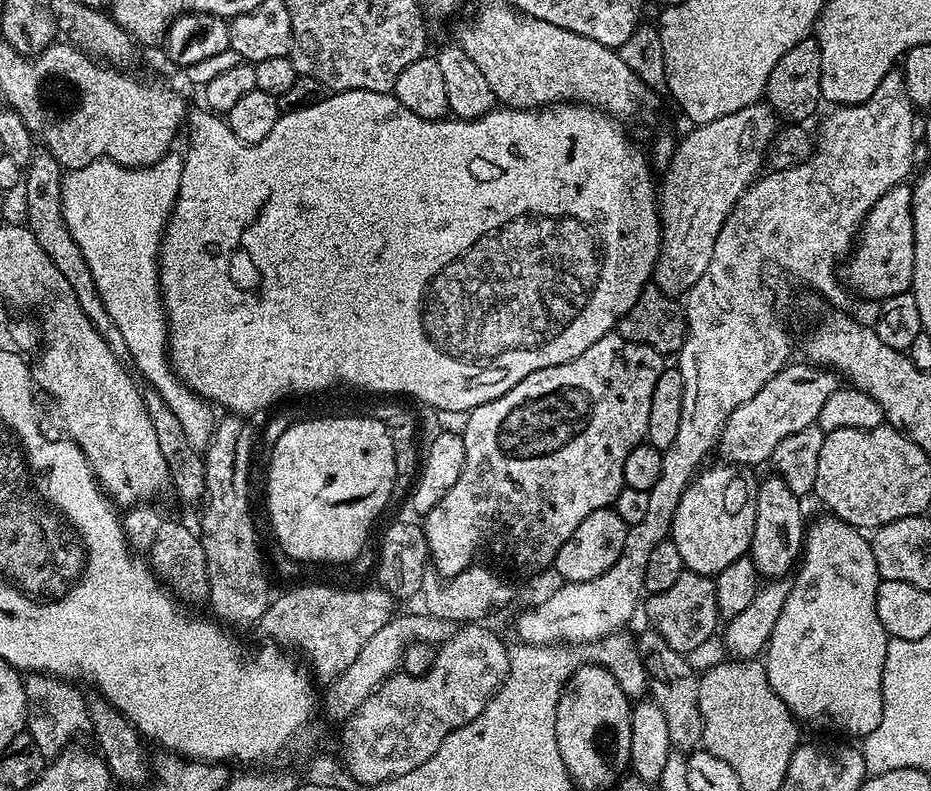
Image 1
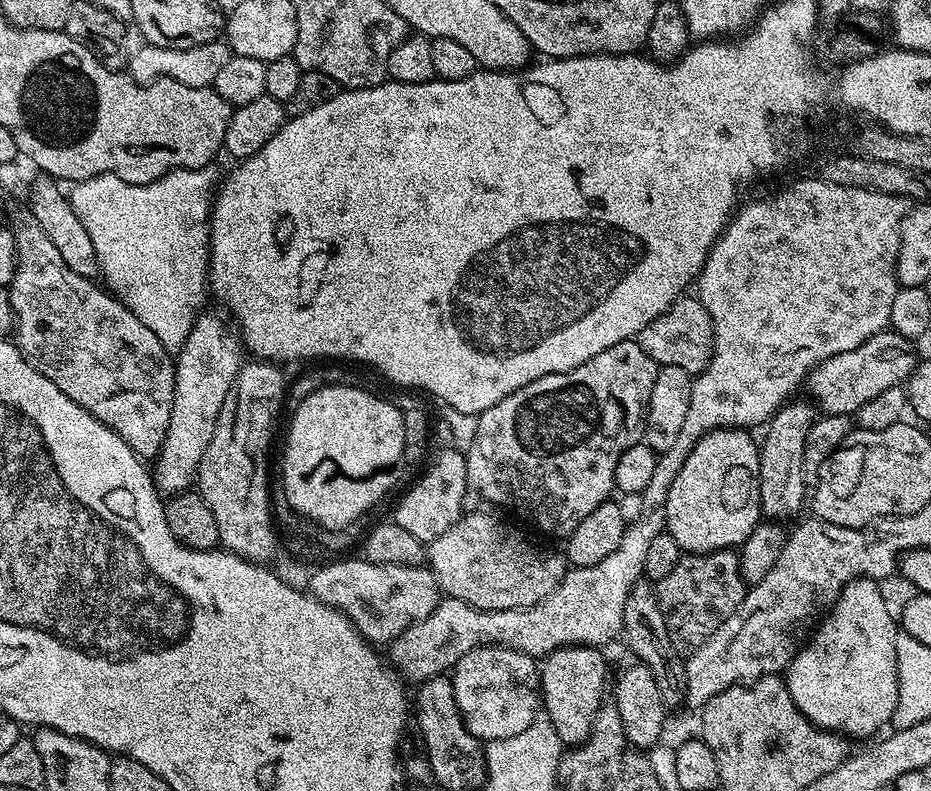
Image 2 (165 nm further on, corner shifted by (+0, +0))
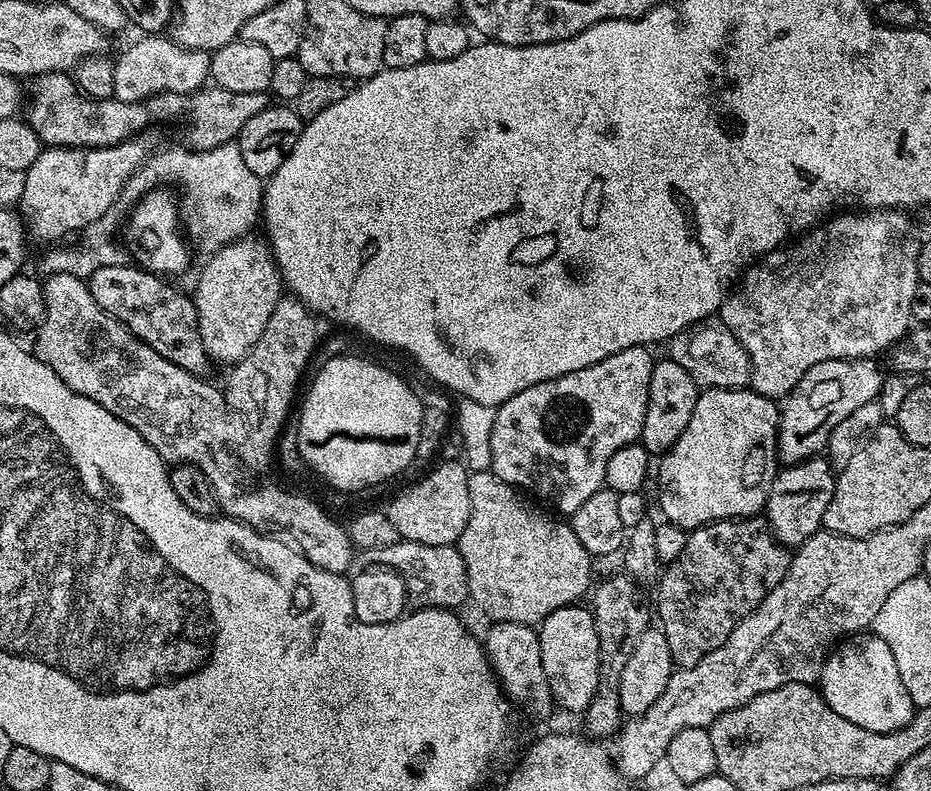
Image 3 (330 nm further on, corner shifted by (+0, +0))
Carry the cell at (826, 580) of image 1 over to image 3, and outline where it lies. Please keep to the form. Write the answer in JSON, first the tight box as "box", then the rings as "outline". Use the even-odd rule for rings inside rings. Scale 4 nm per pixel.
{"box":[818,634,914,732],"outline":[[[853,634],[829,652],[820,671],[818,691],[834,714],[842,714],[842,718],[865,730],[893,732],[912,720],[914,705],[902,686],[894,654],[890,654],[890,646],[886,646],[881,636],[875,634]]]}

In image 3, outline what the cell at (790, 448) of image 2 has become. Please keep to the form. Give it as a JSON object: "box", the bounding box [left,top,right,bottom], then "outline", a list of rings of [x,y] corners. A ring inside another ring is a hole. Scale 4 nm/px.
{"box":[776,358,886,465],"outline":[[[872,358],[863,360],[827,360],[818,362],[802,374],[780,406],[779,434],[776,439],[777,459],[783,465],[797,464],[827,449],[830,430],[858,406],[876,400],[886,375]]]}

